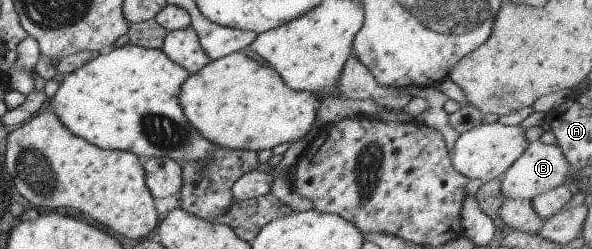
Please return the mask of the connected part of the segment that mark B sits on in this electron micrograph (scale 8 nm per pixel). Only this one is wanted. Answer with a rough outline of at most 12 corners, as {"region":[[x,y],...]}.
{"region":[[540,140],[503,172],[506,199],[530,201],[575,173]]}

